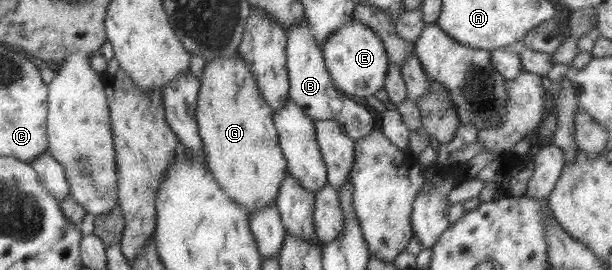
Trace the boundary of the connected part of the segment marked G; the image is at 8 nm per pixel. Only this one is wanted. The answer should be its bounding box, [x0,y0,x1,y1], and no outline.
[196,53,286,213]

